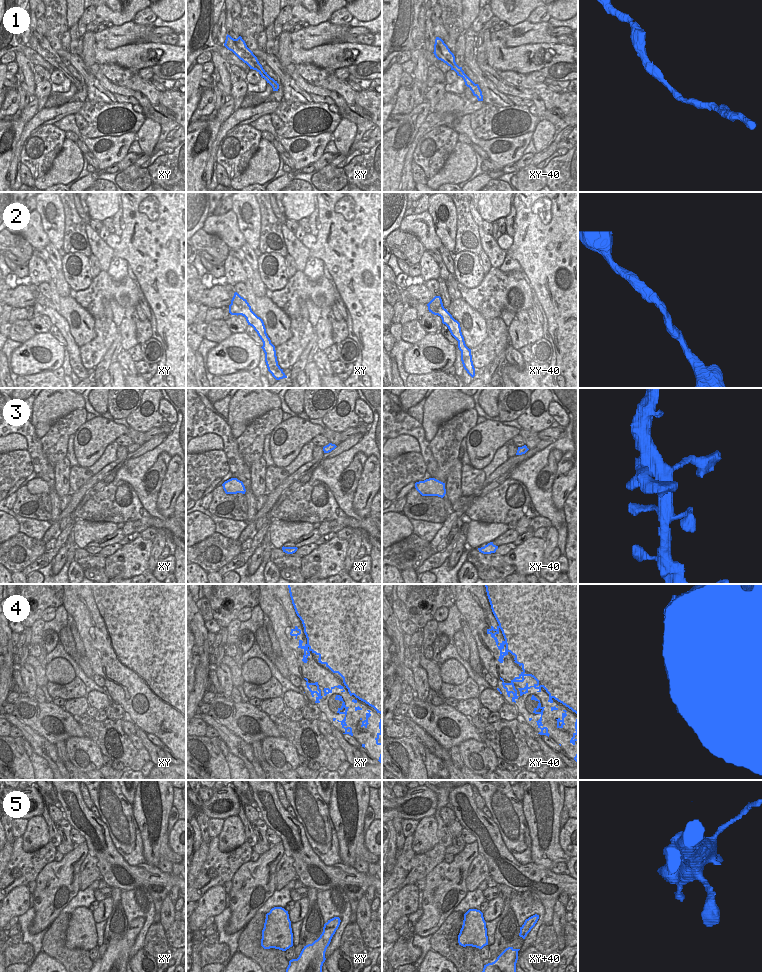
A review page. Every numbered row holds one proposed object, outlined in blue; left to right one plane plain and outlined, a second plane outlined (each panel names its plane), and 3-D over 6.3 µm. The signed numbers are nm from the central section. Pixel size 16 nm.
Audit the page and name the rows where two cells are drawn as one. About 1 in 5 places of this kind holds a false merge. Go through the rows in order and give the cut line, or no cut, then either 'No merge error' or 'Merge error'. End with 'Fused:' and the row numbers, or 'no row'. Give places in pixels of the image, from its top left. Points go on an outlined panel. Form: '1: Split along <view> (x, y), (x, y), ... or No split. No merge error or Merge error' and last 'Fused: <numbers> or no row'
1: No split. No merge error
2: No split. No merge error
3: No split. No merge error
4: No split. No merge error
5: No split. No merge error
Fused: no row.

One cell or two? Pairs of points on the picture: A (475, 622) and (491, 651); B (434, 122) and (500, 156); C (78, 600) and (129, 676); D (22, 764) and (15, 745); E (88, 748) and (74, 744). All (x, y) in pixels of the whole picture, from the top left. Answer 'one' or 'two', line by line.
A: one
B: two
C: one
D: one
E: one

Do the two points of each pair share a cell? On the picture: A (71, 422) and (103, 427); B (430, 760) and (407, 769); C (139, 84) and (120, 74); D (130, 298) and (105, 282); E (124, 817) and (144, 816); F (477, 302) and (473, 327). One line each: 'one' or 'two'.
A: two
B: two
C: one
D: one
E: two
F: two

